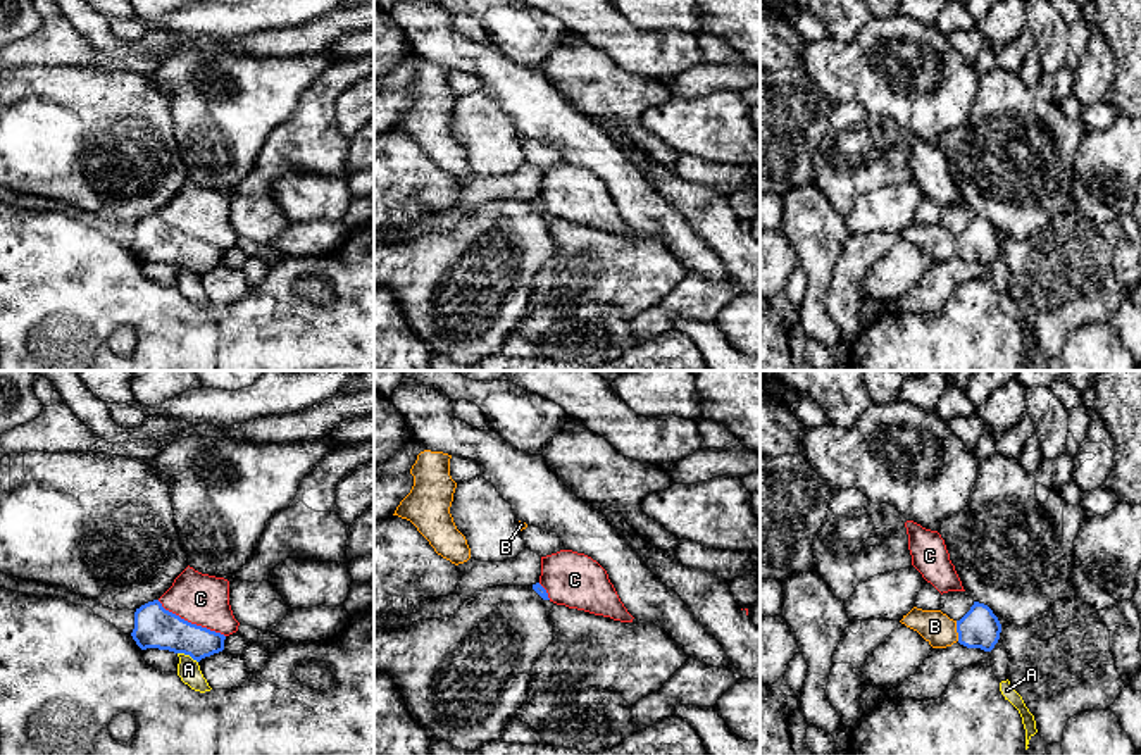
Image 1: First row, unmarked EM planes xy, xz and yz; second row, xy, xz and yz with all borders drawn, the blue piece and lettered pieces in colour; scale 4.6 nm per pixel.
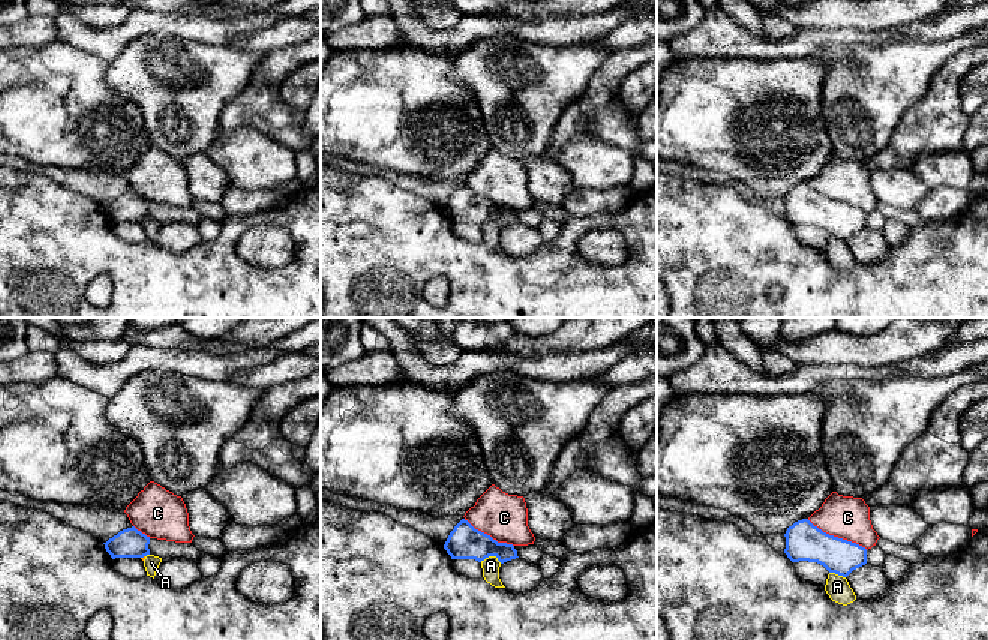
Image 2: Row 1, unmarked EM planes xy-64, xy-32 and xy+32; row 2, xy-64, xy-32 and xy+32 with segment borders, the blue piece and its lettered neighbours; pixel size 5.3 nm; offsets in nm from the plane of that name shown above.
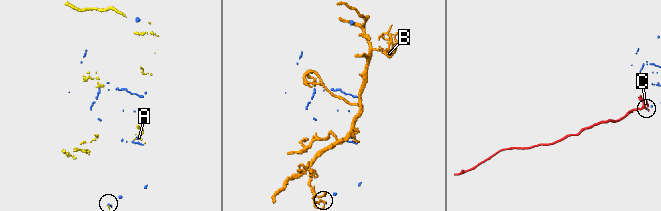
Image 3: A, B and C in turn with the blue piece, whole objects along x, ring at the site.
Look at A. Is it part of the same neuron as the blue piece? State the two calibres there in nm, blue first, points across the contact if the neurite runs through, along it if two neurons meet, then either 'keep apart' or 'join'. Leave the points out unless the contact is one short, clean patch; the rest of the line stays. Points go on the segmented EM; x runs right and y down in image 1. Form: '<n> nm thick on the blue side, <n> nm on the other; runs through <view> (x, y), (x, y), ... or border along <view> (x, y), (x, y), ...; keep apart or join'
190 nm thick on the blue side, 110 nm on the other; border along xy (178, 652), (188, 654), (197, 662); keep apart

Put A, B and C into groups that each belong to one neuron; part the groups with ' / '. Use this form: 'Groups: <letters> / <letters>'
Groups: A B / C

